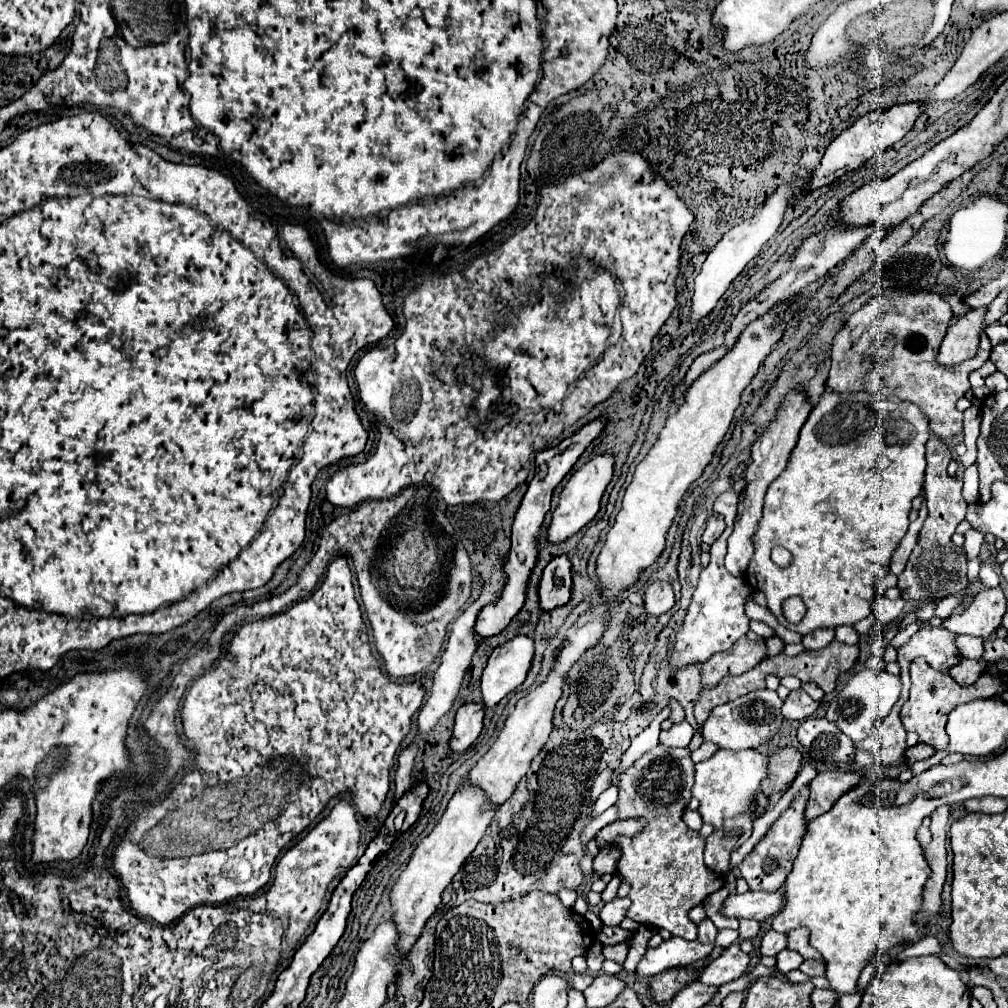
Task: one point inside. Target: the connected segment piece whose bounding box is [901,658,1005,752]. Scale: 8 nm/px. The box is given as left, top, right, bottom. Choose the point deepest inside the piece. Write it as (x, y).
(933, 694)

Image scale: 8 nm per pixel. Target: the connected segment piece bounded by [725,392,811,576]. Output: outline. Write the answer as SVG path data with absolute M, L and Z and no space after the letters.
M789 392L783 400L783 406L777 410L777 418L769 424L769 428L761 434L761 438L751 446L751 458L753 462L747 466L745 478L747 478L747 486L741 494L739 500L739 514L735 518L735 530L727 540L727 556L725 556L725 568L733 574L733 576L743 576L745 570L749 568L749 562L755 554L755 546L753 546L753 538L755 532L759 528L759 520L763 516L763 504L765 504L765 492L769 488L769 484L787 468L787 462L791 458L793 448L797 446L799 440L799 432L807 420L811 412L811 406L807 402L807 398L801 392Z

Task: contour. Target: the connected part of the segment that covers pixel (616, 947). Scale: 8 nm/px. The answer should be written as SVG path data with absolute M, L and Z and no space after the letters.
M619 942L619 944L613 944L613 946L603 946L603 954L605 954L605 958L623 964L627 960L627 954L629 954L629 944Z

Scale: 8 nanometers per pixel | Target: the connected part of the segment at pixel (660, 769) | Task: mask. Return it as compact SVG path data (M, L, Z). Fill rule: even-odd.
M653 748L643 758L639 758L629 770L621 774L617 780L619 784L619 818L633 818L643 816L647 818L647 828L643 834L635 838L617 838L615 846L621 850L621 860L617 862L617 872L625 878L625 882L631 886L629 898L631 908L627 910L627 916L633 918L639 924L651 924L657 928L669 930L673 936L681 936L687 940L697 938L697 926L687 918L689 908L701 904L711 892L719 890L725 880L721 874L711 872L703 862L703 850L705 850L705 838L687 828L687 824L681 820L683 810L687 808L687 802L691 800L691 786L693 786L693 760L689 748Z

